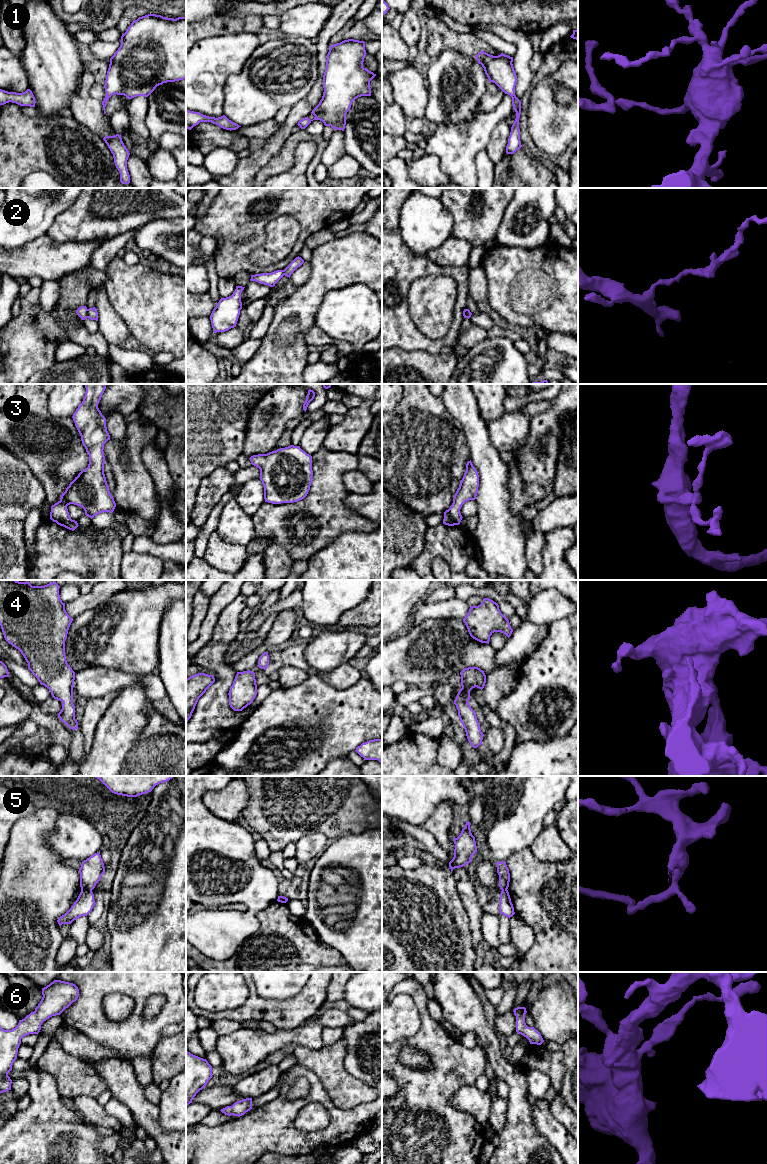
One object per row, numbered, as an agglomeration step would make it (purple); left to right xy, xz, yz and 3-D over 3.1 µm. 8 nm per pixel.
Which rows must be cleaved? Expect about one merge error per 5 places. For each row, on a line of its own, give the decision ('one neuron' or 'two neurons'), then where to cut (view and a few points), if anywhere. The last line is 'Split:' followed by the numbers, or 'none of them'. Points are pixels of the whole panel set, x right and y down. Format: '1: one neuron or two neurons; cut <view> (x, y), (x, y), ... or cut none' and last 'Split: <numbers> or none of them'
1: one neuron; cut none
2: two neurons; cut xy (88, 309), (86, 317)
3: one neuron; cut none
4: one neuron; cut none
5: two neurons; cut xy (81, 889), (91, 891)
6: one neuron; cut none
Split: 2, 5

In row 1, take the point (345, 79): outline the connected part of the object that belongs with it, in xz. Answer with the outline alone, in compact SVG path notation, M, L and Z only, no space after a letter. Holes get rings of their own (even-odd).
M348 39L330 45L323 75L323 96L312 110L313 120L344 131L346 114L352 102L361 96L371 96L370 81L376 76L363 67L365 42ZM307 117L298 122L305 129L313 120Z

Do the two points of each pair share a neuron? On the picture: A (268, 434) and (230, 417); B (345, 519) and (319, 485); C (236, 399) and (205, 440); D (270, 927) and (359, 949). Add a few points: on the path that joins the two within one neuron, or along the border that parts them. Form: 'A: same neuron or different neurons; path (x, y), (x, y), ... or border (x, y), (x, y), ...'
A: different neurons; border (257, 403), (249, 414), (243, 447)
B: same neuron; path (337, 511), (326, 500), (326, 493)
C: same neuron; path (226, 409), (207, 430)
D: different neurons; border (306, 919), (322, 944)

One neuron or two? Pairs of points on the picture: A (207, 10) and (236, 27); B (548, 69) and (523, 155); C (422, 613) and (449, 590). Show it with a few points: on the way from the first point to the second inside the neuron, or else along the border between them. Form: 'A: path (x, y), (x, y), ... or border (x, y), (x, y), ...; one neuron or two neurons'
A: border (221, 15), (206, 17), (196, 21); two neurons
B: border (522, 146), (542, 162); two neurons
C: border (454, 596), (448, 599), (422, 603); two neurons

